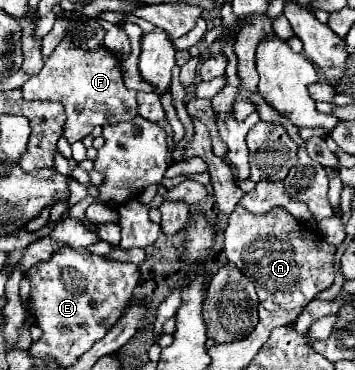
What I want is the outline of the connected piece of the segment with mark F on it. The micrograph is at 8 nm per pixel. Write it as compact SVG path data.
M64 38L56 46L44 62L44 68L22 86L22 94L26 100L52 100L64 104L68 116L64 124L64 138L70 144L84 140L94 126L132 120L138 114L136 92L124 86L118 58L106 48L84 50L70 38Z

